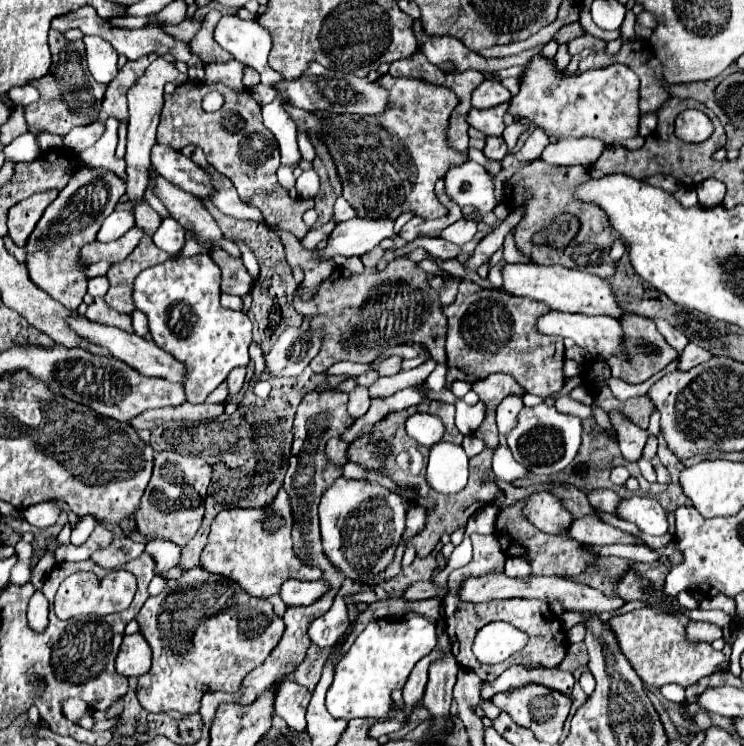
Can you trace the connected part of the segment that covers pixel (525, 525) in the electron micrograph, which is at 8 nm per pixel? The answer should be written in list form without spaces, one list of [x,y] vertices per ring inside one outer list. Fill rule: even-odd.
[[[529,496],[521,498],[519,502],[511,504],[509,508],[503,508],[499,512],[499,516],[497,516],[495,536],[497,536],[505,556],[509,556],[509,558],[525,558],[531,564],[533,574],[559,576],[559,578],[579,576],[589,566],[593,566],[595,560],[601,558],[599,554],[591,552],[589,544],[581,544],[581,542],[573,540],[569,536],[569,530],[561,532],[559,536],[549,536],[547,532],[541,532],[539,528],[533,528],[533,524],[529,524],[529,520],[525,520],[525,516],[521,516],[521,508],[525,508],[525,500],[529,500]]]

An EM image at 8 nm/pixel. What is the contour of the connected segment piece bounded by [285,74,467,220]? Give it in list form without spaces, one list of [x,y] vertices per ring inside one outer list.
[[[389,74],[377,80],[389,92],[389,108],[377,116],[361,116],[361,114],[333,114],[327,110],[299,110],[285,104],[285,112],[289,112],[291,120],[297,124],[297,132],[305,132],[309,138],[319,136],[319,140],[327,146],[335,166],[339,180],[343,184],[343,198],[355,208],[357,216],[369,216],[373,220],[389,216],[395,220],[401,212],[413,212],[423,220],[433,220],[445,216],[445,206],[439,204],[433,186],[439,178],[445,176],[447,168],[453,164],[461,164],[467,160],[467,154],[451,150],[445,142],[445,128],[449,114],[457,106],[455,92],[449,88],[437,88],[435,84],[425,84],[425,80],[413,78],[393,78]]]

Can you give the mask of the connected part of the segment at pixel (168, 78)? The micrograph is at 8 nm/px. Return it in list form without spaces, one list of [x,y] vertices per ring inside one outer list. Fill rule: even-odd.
[[[159,56],[155,62],[151,62],[151,66],[147,68],[147,72],[137,80],[135,86],[129,88],[127,92],[127,100],[129,100],[129,132],[127,132],[127,152],[125,152],[125,162],[127,162],[127,202],[137,202],[139,198],[143,198],[143,192],[147,188],[147,178],[149,178],[149,152],[155,144],[155,130],[159,124],[159,114],[161,114],[161,106],[163,106],[163,86],[167,82],[173,84],[183,84],[187,80],[187,74],[181,74],[177,70],[177,66],[173,62],[167,62],[163,56]]]

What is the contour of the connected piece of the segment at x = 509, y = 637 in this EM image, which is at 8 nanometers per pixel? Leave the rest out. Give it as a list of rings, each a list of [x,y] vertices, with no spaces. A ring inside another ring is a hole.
[[[487,624],[475,636],[473,654],[485,664],[497,664],[519,652],[525,640],[525,632],[513,628],[511,624]]]

